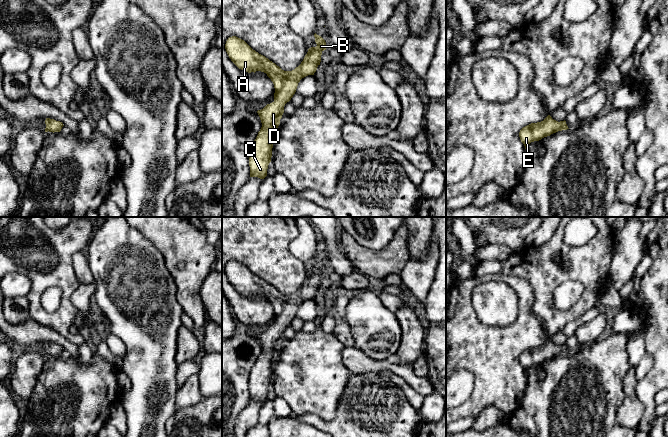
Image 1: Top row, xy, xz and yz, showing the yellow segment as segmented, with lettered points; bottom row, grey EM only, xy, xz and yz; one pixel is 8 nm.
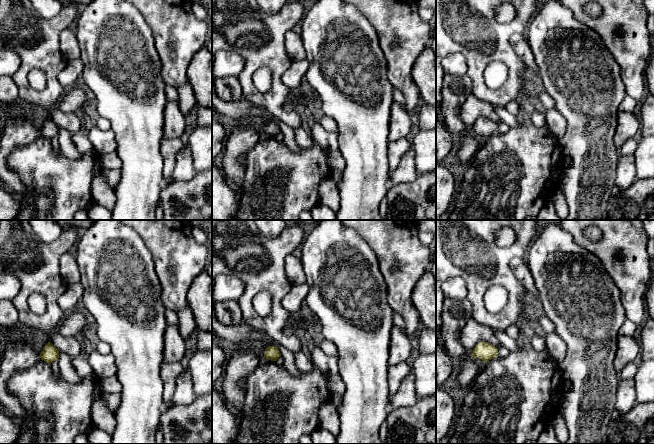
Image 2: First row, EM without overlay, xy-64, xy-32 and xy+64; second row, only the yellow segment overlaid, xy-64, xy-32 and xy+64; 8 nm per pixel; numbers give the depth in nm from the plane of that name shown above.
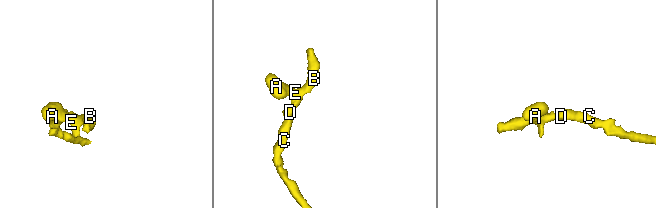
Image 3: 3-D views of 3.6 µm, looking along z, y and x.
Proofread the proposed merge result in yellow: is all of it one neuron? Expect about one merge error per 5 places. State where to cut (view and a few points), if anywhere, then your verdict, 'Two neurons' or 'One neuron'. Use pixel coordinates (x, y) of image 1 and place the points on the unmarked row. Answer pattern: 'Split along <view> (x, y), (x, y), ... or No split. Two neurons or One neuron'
No split. One neuron

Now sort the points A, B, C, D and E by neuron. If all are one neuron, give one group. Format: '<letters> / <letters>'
A B C D E

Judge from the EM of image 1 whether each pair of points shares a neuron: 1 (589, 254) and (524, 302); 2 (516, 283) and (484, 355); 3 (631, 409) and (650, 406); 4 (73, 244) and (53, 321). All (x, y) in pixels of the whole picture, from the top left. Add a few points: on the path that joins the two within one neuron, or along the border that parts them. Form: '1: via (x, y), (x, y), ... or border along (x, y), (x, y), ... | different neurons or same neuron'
1: border along (518, 277), (530, 285), (532, 311), (539, 318) | different neurons
2: via (525, 302), (525, 320), (503, 342) | same neuron
3: border along (635, 385), (635, 396), (643, 406), (637, 426) | different neurons
4: via (65, 263), (66, 302) | same neuron

